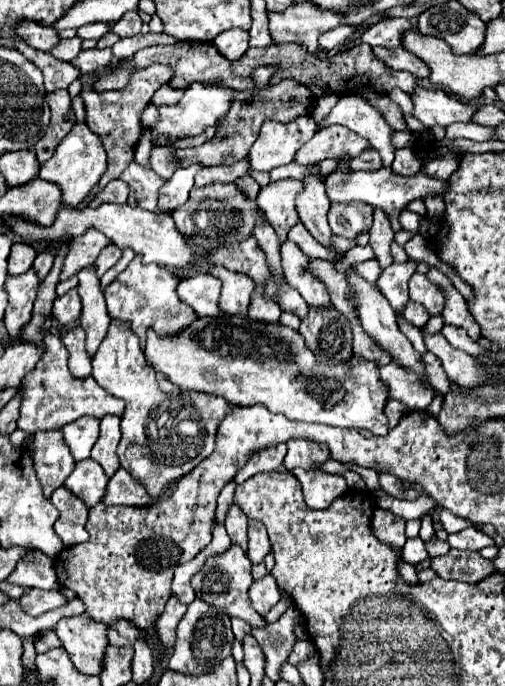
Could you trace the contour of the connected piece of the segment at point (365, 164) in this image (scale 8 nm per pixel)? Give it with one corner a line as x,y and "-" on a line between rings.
370,148
362,153
362,156
358,158
352,158
348,162
350,170
364,170
364,171
375,171
381,168
382,160
376,150

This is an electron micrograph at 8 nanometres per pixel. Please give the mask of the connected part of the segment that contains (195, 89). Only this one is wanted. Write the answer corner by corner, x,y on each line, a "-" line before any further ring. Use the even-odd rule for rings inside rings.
190,84
180,102
176,106
160,106
160,122
152,128
152,142
154,144
166,144
164,140
156,140
158,134
170,134
170,136
198,136
206,132
210,126
218,126
220,120
230,112
232,98
230,94
222,94
222,88
216,86
202,86
202,84

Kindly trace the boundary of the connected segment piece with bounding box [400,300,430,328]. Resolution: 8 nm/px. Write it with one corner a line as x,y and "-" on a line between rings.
408,302
406,306
404,306
404,310
402,310
402,314
400,314
404,320
408,320
410,324
414,324
414,326
418,326
418,328
422,328
426,322
428,322
428,312
424,312
424,308
420,308
420,304
416,304
416,302

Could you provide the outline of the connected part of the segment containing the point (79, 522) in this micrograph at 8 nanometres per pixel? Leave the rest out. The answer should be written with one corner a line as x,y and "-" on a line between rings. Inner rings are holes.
66,488
54,490
50,500
60,510
60,518
56,520
54,530
62,538
62,542
66,546
74,546
74,544
86,542
90,538
90,534
86,530
88,506
84,504
84,500
74,496

